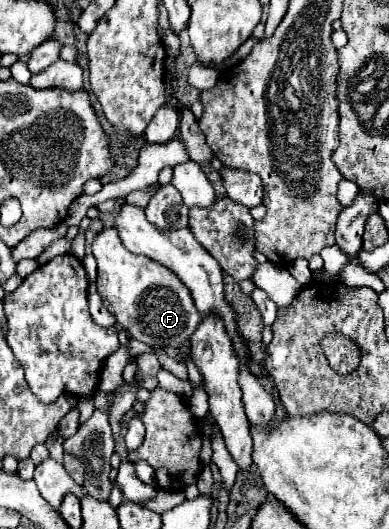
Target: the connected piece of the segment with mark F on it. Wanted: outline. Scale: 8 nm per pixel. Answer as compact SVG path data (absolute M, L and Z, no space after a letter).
M116 227L98 233L92 243L92 253L98 263L98 293L106 309L132 333L134 339L150 347L178 347L196 331L200 315L184 283L180 283L180 279L176 279L164 265L144 255L132 255L118 237Z

